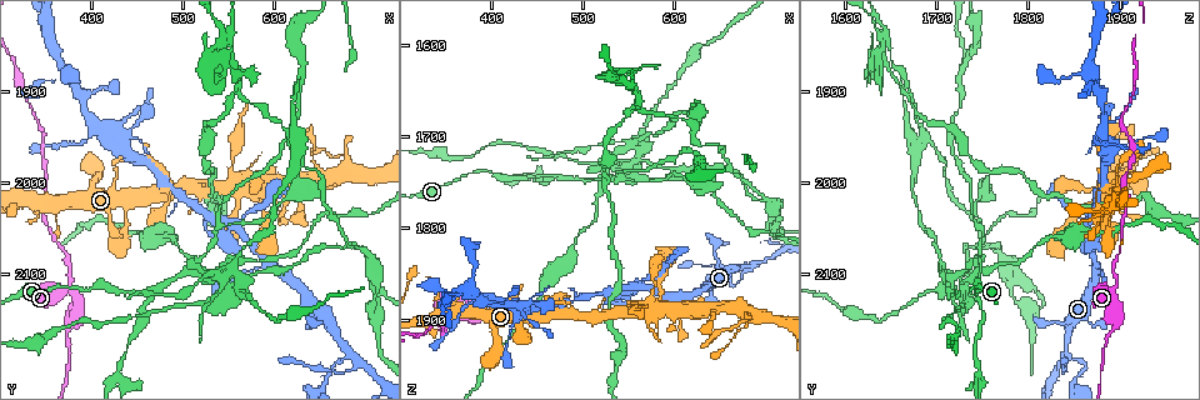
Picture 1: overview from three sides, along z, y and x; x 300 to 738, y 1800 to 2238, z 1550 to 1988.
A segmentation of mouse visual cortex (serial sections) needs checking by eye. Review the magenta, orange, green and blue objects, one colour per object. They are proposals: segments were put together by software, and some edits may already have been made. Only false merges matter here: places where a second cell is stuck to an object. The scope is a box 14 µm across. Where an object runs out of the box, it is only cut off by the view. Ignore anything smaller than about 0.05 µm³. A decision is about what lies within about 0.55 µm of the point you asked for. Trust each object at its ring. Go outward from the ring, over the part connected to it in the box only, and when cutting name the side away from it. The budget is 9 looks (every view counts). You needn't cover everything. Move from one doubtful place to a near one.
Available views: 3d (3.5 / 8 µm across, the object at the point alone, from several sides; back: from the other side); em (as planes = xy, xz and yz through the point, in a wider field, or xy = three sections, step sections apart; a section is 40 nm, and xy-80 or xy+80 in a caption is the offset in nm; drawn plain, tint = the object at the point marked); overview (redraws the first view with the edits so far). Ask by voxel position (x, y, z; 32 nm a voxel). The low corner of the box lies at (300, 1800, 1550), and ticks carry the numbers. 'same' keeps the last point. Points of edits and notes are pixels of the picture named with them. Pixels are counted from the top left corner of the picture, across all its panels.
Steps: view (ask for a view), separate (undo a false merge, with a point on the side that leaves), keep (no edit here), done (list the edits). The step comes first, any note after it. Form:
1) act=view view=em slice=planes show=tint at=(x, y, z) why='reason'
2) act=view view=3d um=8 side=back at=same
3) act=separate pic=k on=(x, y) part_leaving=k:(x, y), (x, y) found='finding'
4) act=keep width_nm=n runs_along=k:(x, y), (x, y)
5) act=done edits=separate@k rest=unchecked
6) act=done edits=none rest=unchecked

act=view view=em slice=xy step=3 show=tint at=(460, 2115, 1740)

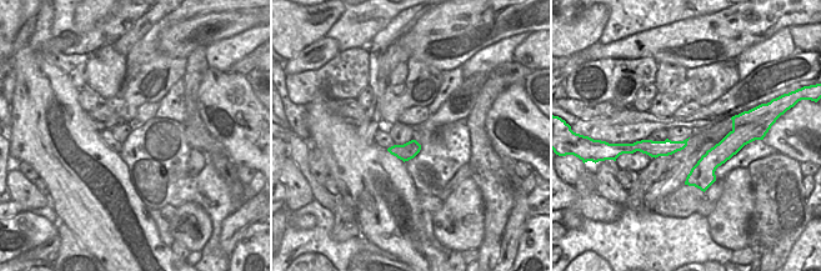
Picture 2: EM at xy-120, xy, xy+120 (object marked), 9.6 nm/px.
act=view view=3d um=3.5 at=same why='see where the arms go'

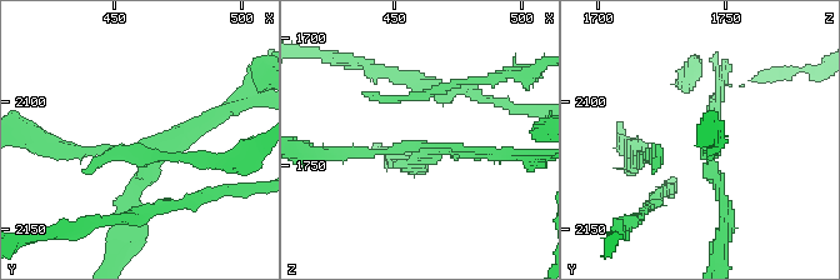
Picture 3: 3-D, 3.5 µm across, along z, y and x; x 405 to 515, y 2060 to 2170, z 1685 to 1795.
act=separate pic=3 on=(130, 200) arm_widths_nm=150,150,150 part_leaving=3:(158, 153), (220, 110), (261, 99) found='a second cell is stuck on'

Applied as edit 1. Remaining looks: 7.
act=view view=overview

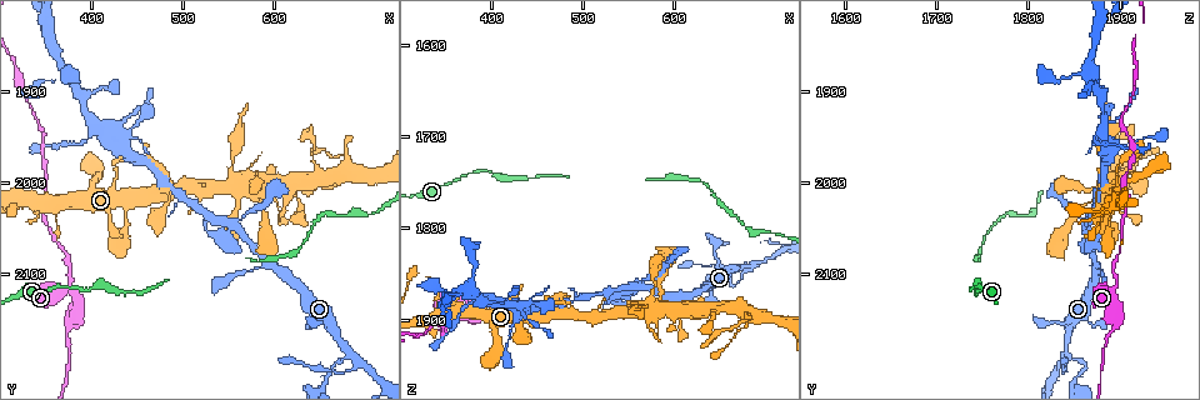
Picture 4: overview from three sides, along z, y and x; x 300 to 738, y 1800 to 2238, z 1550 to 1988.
act=view view=3d um=8 at=(595, 2090, 1875) why='three-way junction'

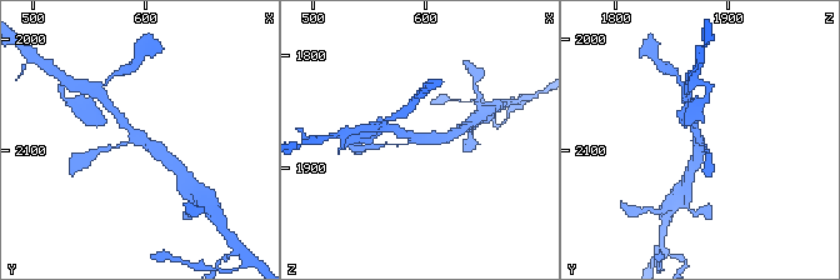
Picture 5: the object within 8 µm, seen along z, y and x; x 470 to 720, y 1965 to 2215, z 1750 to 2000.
act=view view=em slice=xy step=2 show=tint at=(594, 2088, 1874) arms=3 arm_widths_nm=100,300,400

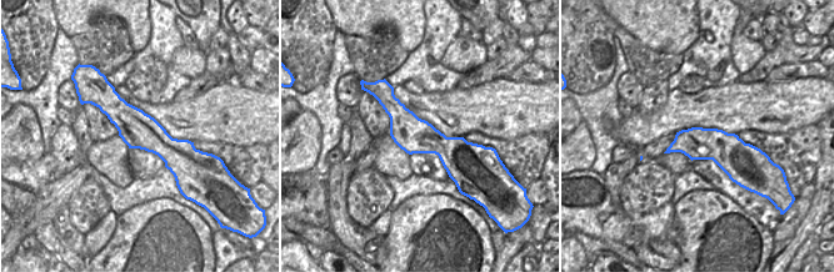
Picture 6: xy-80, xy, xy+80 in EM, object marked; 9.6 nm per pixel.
act=keep runs_along=5:(169, 160), (114, 111) found='continuous, no second cell'

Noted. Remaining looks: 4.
act=view view=3d um=3.5 side=back at=(685, 2190, 1840) why='abrupt turn'

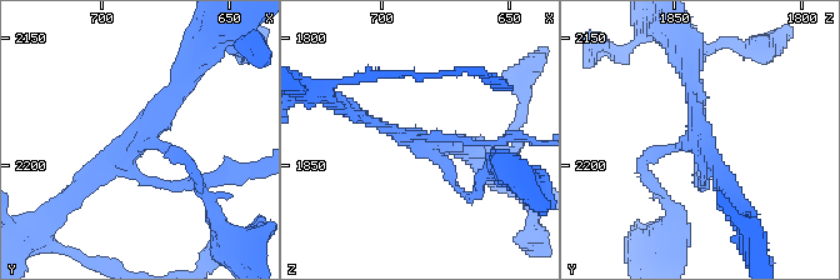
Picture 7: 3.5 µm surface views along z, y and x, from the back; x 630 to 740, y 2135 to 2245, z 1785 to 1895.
act=view view=em slice=xy step=3 show=tint at=(681, 2187, 1842)

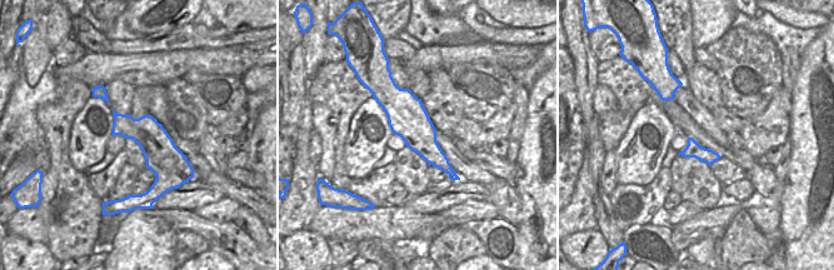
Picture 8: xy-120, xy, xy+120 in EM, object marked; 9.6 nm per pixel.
act=keep runs_along=8:(390, 93), (425, 145), (453, 176) found='all the same cell'

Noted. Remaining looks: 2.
act=view view=3d um=8 at=(410, 1940, 1880) why='arms part here'

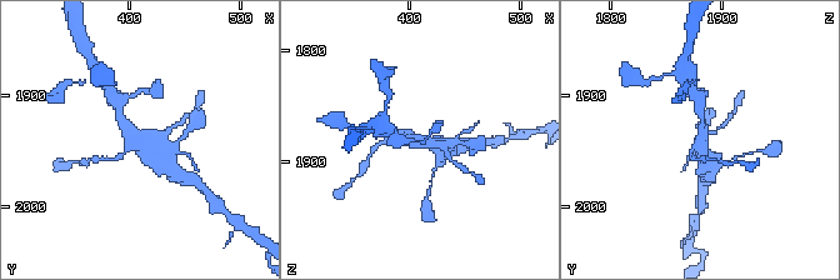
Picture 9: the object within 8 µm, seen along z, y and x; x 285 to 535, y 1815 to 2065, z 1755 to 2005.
act=view view=em slice=xy step=2 show=tint at=(410, 1944, 1884) arms=3 arm_widths_nm=150,200,500 why='need the tissue'

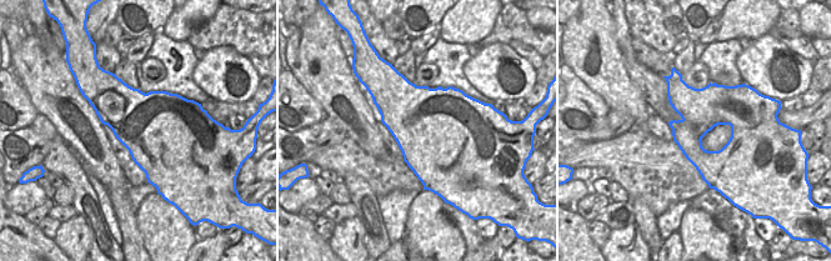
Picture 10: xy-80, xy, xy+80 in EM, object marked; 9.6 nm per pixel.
act=keep runs_along=9:(166, 166), (143, 150), (120, 113) found='one cell here'

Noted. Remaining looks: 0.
act=done edits=separate@3 rest=unchecked

